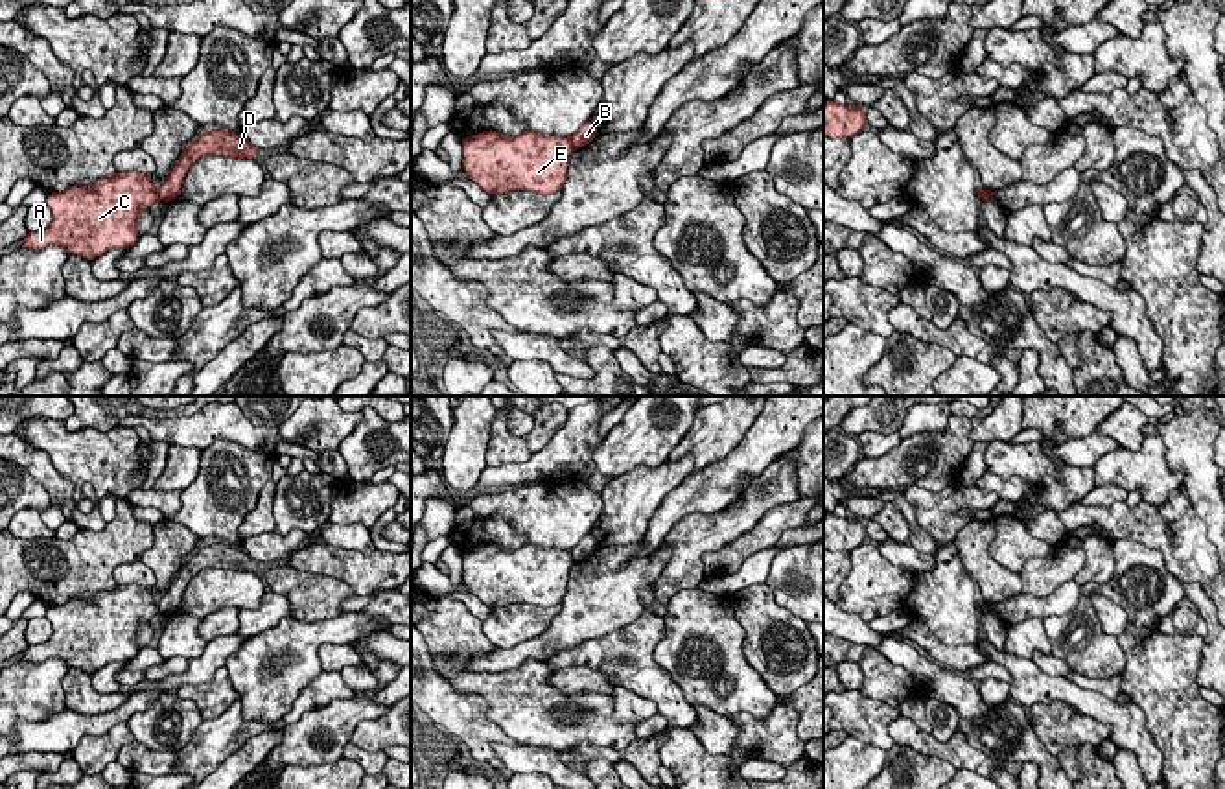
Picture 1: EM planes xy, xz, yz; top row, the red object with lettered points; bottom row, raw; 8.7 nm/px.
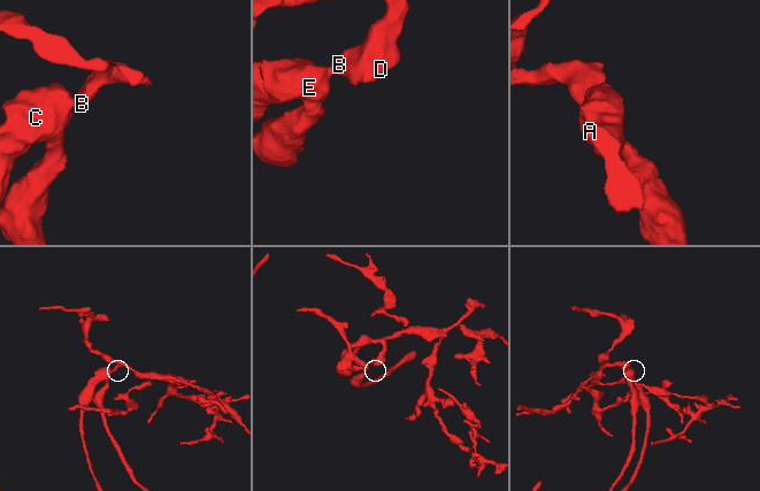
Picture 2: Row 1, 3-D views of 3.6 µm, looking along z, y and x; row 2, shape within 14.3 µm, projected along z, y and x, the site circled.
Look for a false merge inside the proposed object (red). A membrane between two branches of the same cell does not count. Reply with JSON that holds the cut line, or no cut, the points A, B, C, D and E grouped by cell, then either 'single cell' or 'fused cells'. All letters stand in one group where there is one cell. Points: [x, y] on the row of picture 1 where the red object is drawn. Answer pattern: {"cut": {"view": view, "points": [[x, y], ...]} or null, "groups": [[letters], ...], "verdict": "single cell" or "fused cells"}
{"cut": {"view": "xz", "points": [[570, 139], [575, 148]]}, "groups": [["A", "C", "E"], ["B", "D"]], "verdict": "fused cells"}

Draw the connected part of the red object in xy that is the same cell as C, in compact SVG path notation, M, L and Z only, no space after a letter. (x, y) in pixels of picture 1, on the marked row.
M116 171L90 188L70 186L48 194L53 221L48 229L28 232L22 249L39 251L61 245L68 254L94 260L111 249L129 249L138 241L140 208L158 201L153 177L140 171Z

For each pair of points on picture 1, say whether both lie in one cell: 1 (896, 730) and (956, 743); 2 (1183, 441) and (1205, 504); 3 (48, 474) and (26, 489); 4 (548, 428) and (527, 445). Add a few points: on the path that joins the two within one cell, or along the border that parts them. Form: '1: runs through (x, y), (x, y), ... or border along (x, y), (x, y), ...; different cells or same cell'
1: runs through (910, 736), (931, 747), (942, 747); same cell
2: runs through (1194, 456), (1203, 489); same cell
3: border along (19, 463), (46, 491), (52, 504); different cells
4: runs through (542, 432), (533, 441); same cell

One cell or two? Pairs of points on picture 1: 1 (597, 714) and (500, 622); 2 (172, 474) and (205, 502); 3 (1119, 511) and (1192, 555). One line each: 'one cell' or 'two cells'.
1: two cells
2: two cells
3: one cell

